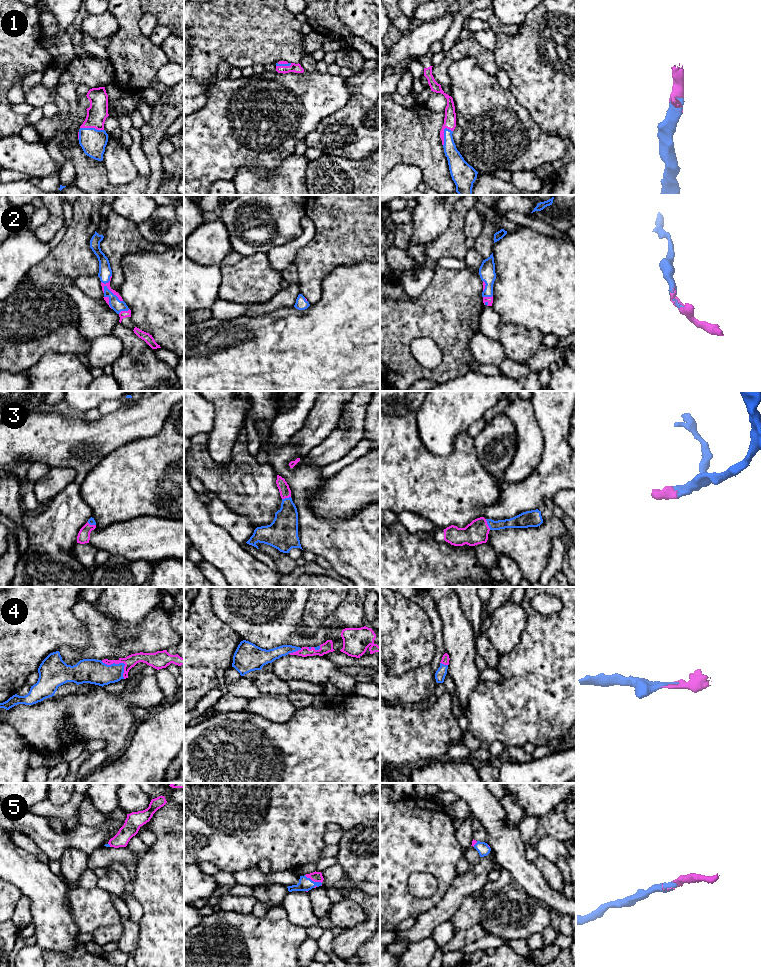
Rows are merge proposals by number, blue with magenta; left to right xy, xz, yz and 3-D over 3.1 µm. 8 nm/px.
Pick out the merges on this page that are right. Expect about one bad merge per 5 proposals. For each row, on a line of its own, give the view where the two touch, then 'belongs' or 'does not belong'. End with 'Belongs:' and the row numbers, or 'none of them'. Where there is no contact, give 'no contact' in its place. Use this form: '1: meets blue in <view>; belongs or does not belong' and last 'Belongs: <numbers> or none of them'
1: meets blue in yz; belongs
2: meets blue in xy; belongs
3: meets blue in yz; belongs
4: meets blue in xy; belongs
5: meets blue in xz; belongs
Belongs: 1, 2, 3, 4, 5

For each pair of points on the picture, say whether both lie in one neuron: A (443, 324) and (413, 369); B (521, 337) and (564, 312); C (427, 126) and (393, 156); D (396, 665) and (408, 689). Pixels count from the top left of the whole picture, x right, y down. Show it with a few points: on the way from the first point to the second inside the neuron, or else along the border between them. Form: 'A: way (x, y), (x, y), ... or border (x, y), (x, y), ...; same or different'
A: way (426, 324), (421, 324), (405, 340), (405, 352); same
B: border (512, 323), (535, 328), (543, 335); different
C: way (419, 130), (401, 148); same
D: border (422, 665), (398, 675), (390, 675); different

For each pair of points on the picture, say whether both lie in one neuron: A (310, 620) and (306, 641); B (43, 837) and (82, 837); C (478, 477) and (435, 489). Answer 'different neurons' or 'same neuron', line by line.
A: different neurons
B: same neuron
C: same neuron

